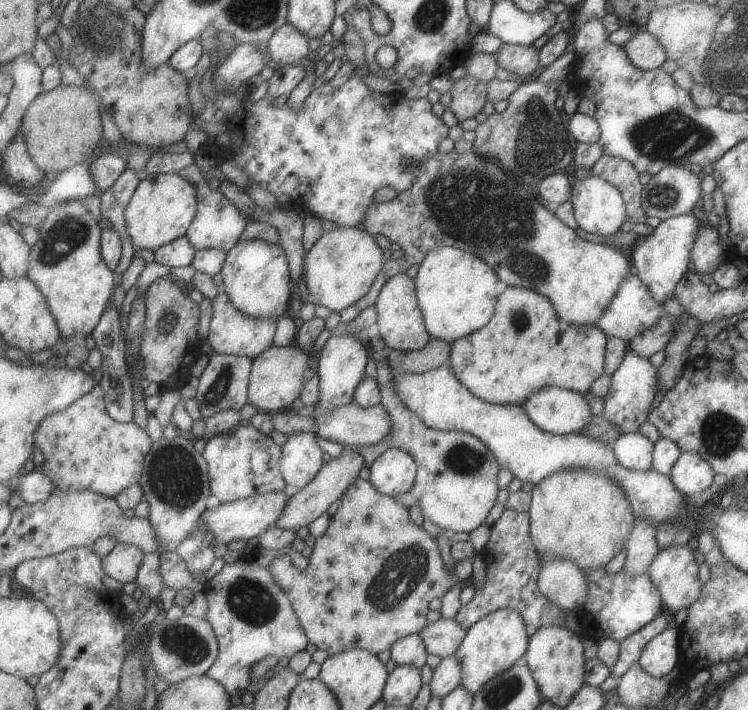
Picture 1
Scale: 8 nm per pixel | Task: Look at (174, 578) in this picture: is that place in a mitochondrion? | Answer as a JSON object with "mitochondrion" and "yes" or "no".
{"mitochondrion":"no"}

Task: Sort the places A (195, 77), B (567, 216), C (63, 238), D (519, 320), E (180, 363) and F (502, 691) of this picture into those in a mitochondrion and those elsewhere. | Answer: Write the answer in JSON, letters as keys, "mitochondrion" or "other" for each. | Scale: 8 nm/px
{"A":"other","B":"other","C":"mitochondrion","D":"mitochondrion","E":"other","F":"mitochondrion"}

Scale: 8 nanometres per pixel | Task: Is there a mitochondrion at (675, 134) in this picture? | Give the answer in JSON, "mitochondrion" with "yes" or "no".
{"mitochondrion":"yes"}

